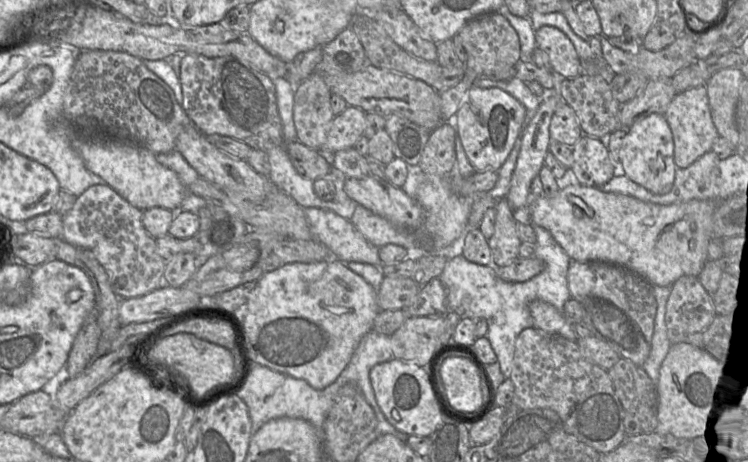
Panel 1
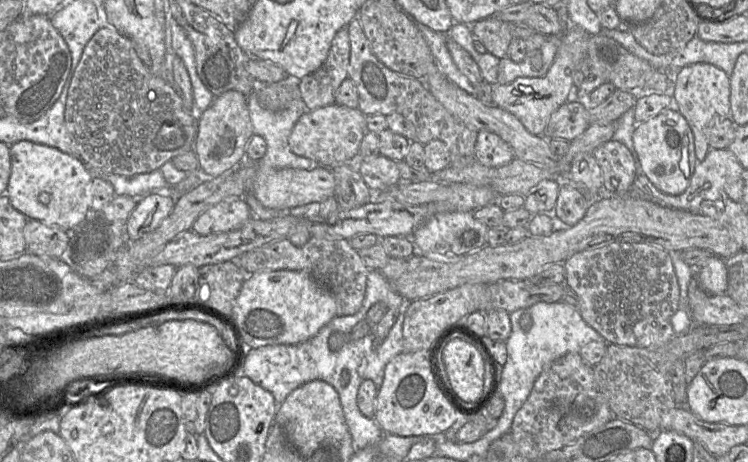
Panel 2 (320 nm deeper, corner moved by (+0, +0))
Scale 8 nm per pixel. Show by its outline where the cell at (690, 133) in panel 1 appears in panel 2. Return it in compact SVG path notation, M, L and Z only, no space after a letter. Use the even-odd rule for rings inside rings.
M695 63L674 73L670 90L673 98L668 108L678 110L689 124L693 136L695 155L698 162L705 159L710 150L708 128L715 118L730 117L730 79L722 69L709 63Z

